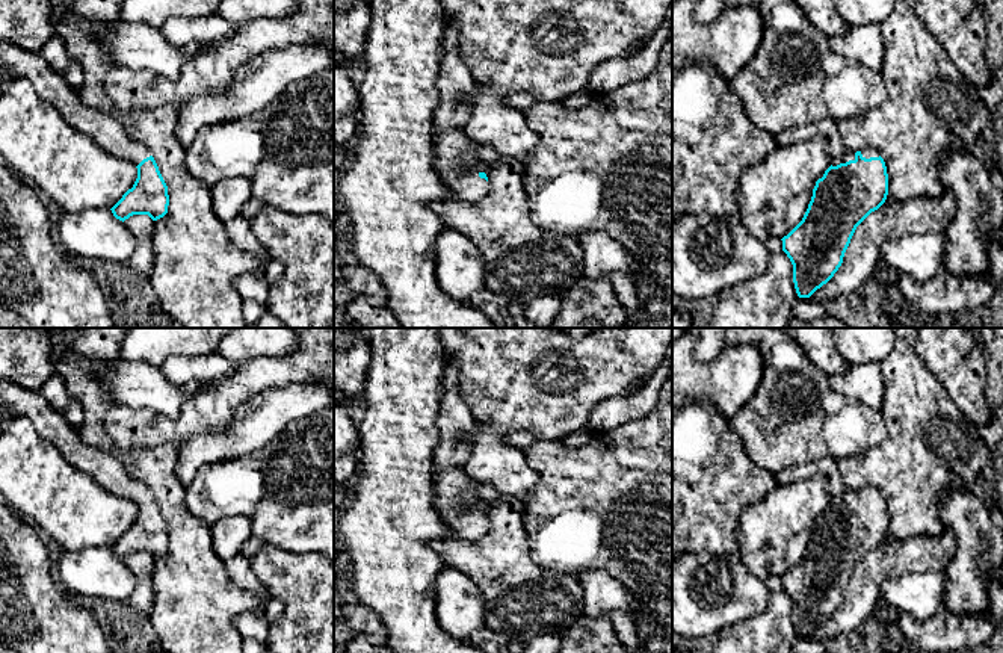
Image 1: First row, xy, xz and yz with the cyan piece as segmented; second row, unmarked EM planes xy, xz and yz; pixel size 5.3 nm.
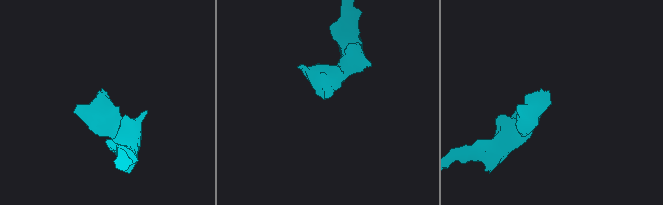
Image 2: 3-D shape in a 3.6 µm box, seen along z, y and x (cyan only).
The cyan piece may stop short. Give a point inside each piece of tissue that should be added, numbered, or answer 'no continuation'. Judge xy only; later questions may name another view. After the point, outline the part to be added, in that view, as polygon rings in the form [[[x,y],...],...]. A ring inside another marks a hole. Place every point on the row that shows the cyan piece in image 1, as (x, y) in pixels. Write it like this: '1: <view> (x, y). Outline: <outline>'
1: xy (108, 132). Outline: [[[0,41],[0,73],[6,73],[11,79],[30,80],[42,101],[113,156],[130,160],[136,166],[151,156],[127,136],[119,119],[83,104],[68,80],[51,70],[38,51],[26,51],[8,41]]]

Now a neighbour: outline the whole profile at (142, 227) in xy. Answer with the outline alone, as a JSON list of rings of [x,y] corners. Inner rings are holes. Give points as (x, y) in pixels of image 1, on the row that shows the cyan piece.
[[[133,215],[124,221],[136,240],[133,255],[127,265],[142,277],[150,277],[154,265],[154,231],[156,222],[148,215]]]

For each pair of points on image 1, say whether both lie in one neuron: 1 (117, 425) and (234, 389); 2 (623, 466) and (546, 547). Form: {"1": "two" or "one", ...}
{"1": "one", "2": "one"}

